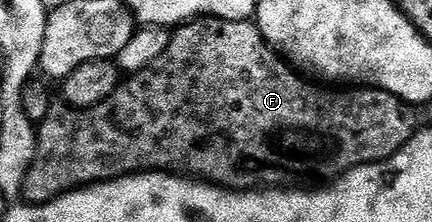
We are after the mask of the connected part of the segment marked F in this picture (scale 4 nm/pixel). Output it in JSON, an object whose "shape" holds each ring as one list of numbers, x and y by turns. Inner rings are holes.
{"shape":[[206,16,197,18,181,23,177,32,173,31,168,37,168,45,166,50,162,50,162,54,158,54,158,58,150,66,146,66,140,72,129,75,127,79,121,83,120,87,116,88,110,95,103,100,93,105,92,108,75,108,73,106,56,106,49,112,48,117,44,119,38,126,37,134,34,136,34,155,31,157,28,165,28,173,24,176,22,185,22,196,27,203,30,204,47,204,49,200,56,199,57,196,63,196,65,192,71,192,78,188,83,188,93,182,103,182,105,180,117,180,120,176,131,176,138,172,151,172,153,170,158,172,171,172,173,174,187,174,192,178,203,178,211,183,219,184,221,186,231,186,237,190,252,190,257,186,304,186,307,185,307,180,320,180,316,182,331,182,341,174,350,171,352,168,357,168,363,164,373,164,379,160,390,158,395,152,401,148,414,134,414,127,412,128,412,112,413,109,405,104,403,100,398,99,394,94,384,92,381,88,373,88,371,86,356,86,351,90,344,90,348,92,331,92,331,87,321,86,319,83,313,82,311,79,305,78,301,73,297,72,295,68,289,66,277,54,272,47,270,47,264,40,264,36,260,32,259,26,252,20,219,20,216,16]]}

